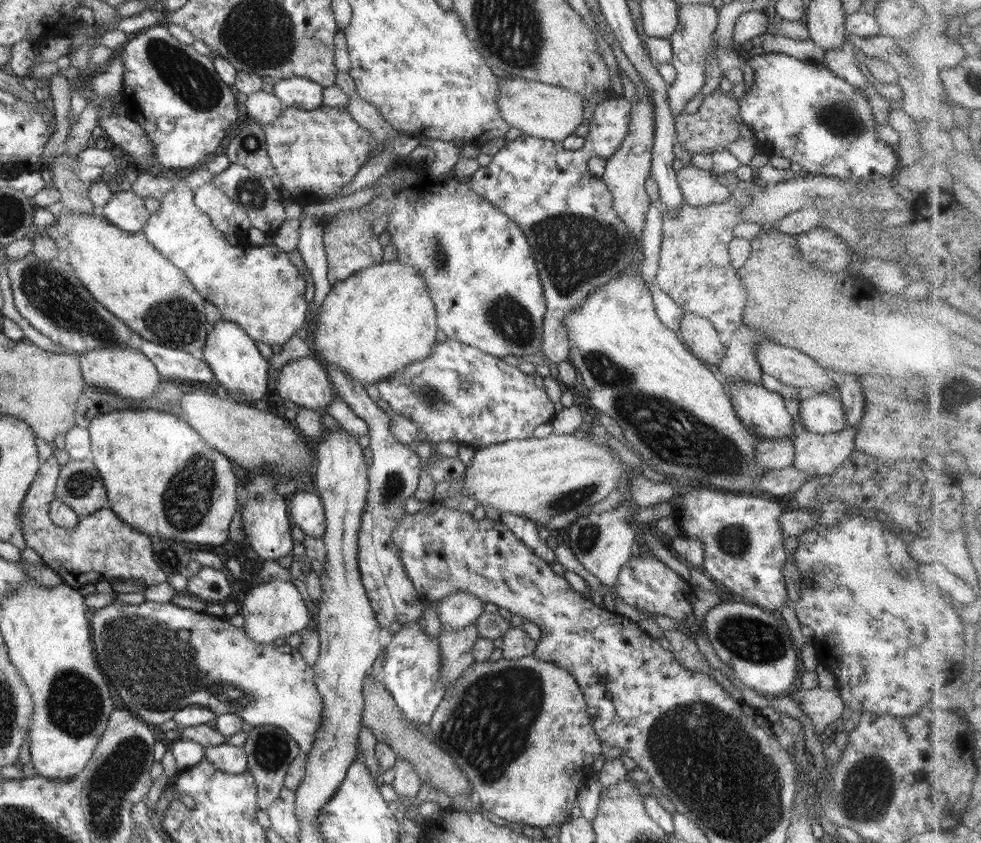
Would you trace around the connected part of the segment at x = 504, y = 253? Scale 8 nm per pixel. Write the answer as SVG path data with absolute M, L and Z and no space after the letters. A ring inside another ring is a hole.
M410 155L398 156L388 164L388 172L377 180L381 186L381 191L366 205L373 216L373 220L378 218L388 218L387 231L390 232L390 244L396 248L399 260L406 266L413 266L424 279L425 288L428 289L429 297L434 303L436 311L437 328L440 328L447 338L458 340L468 346L474 346L486 354L491 354L496 358L502 359L504 356L522 357L528 354L538 354L541 350L541 336L543 335L543 318L546 313L546 300L544 298L542 283L539 279L538 269L535 265L532 247L528 244L523 230L516 224L503 210L493 205L488 199L480 196L471 186L464 182L464 179L458 179L453 174L442 175L439 178L431 176L430 166L426 163L418 163Z

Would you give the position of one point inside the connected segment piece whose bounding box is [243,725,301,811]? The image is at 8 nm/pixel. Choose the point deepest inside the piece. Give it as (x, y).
(270, 750)

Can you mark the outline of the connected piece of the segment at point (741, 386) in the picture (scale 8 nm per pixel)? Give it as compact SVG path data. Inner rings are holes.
M723 380L723 382L726 386L726 392L731 398L734 412L740 417L742 424L746 428L751 428L753 433L757 434L762 440L782 438L797 431L793 414L787 409L786 400L780 393L768 391L761 384L750 384L743 380L739 380L739 382L725 382Z

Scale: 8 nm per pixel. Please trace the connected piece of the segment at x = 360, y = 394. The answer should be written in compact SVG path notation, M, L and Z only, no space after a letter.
M335 364L328 365L327 371L335 394L352 408L358 418L366 422L369 430L372 465L367 470L369 487L358 534L358 569L362 585L370 599L380 628L392 622L401 622L404 625L422 620L426 596L412 586L412 580L408 578L398 557L398 550L392 542L392 533L407 514L404 503L418 488L418 478L425 460L414 452L413 446L401 443L392 434L389 411L380 409L378 403L370 398L364 386L357 380L351 380L347 375L348 372L344 372Z

